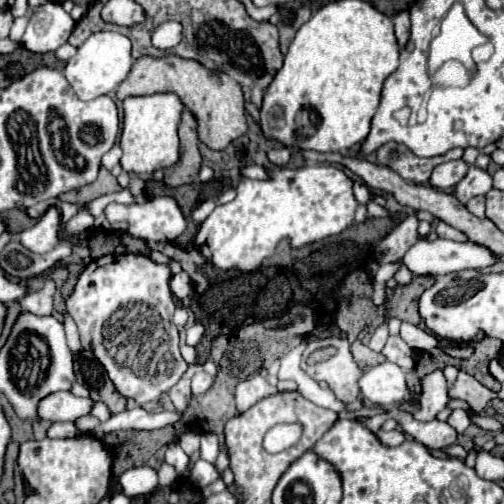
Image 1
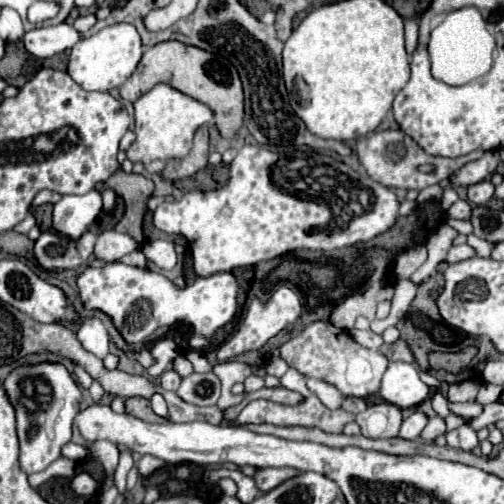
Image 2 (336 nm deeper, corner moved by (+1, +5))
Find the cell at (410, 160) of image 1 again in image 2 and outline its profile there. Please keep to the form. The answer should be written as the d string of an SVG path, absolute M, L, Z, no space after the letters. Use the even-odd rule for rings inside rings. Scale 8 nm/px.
M400 128L374 132L374 134L366 136L366 138L360 138L358 146L356 146L356 156L358 156L360 164L364 166L366 174L372 180L376 180L376 182L380 182L382 186L388 186L388 188L404 188L404 190L412 190L412 188L422 190L422 188L428 188L432 184L440 184L442 180L448 180L466 162L478 160L482 154L484 154L482 150L476 150L476 152L470 152L470 154L460 156L456 160L442 158L442 156L430 156L408 134L404 134ZM422 164L434 164L436 172L434 174L420 172L418 166L422 166Z

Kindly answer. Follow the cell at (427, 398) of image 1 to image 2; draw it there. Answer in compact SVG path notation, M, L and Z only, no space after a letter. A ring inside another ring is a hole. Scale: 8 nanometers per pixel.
M414 412L410 418L406 418L402 422L402 428L400 428L398 436L404 438L404 440L416 440L416 438L420 438L420 432L424 430L426 422L428 422L428 418L424 414Z

